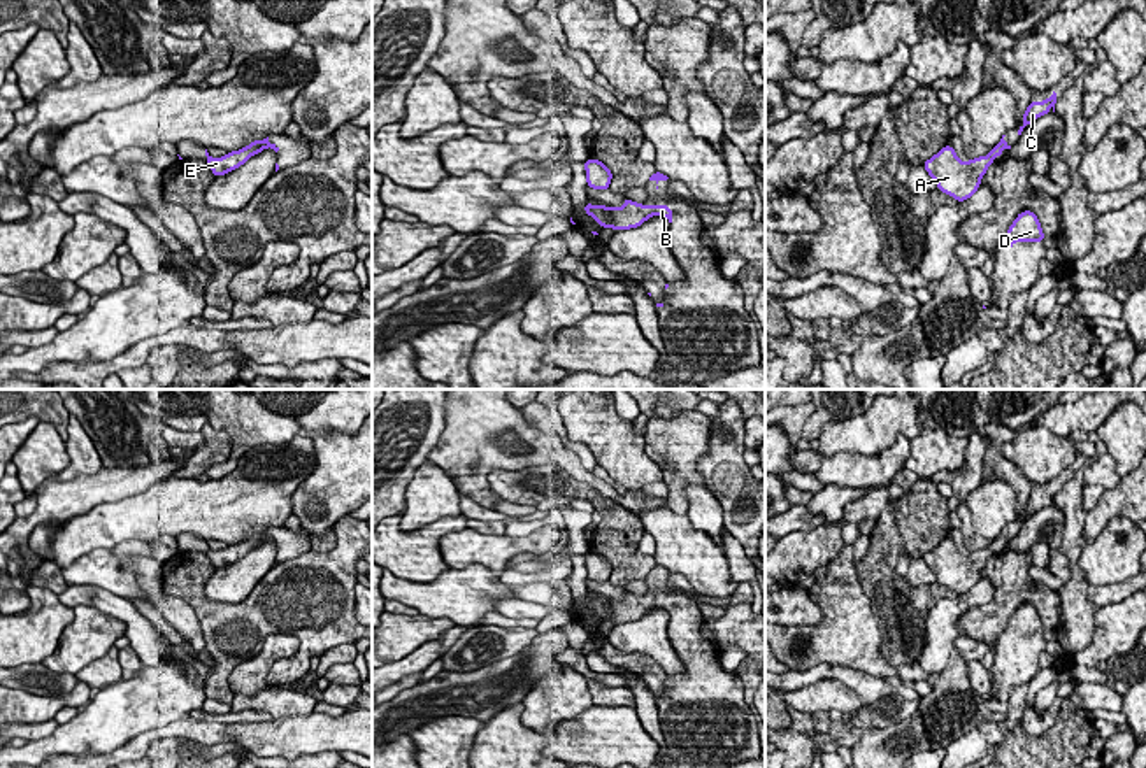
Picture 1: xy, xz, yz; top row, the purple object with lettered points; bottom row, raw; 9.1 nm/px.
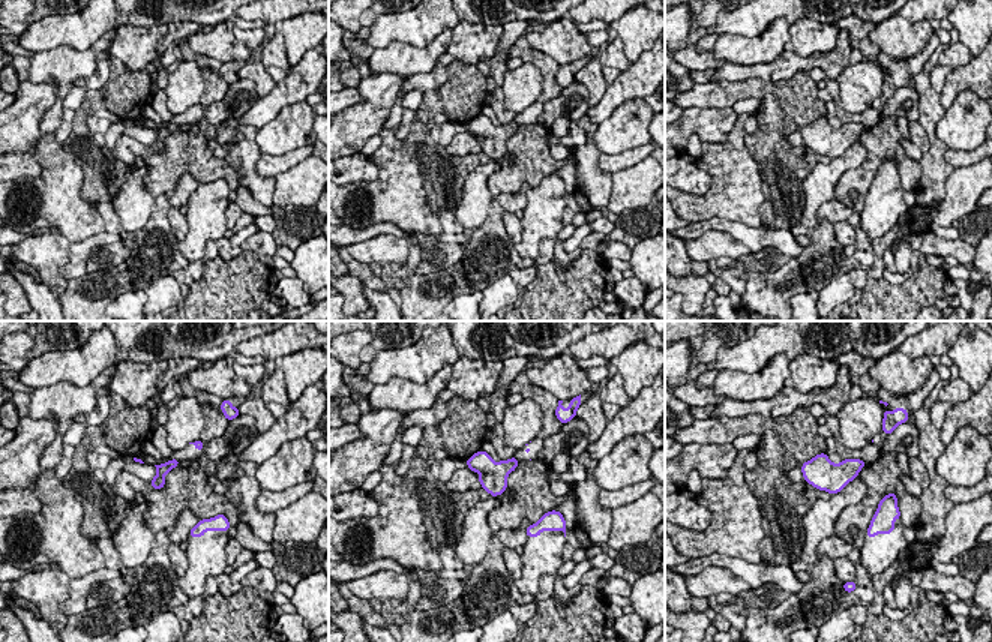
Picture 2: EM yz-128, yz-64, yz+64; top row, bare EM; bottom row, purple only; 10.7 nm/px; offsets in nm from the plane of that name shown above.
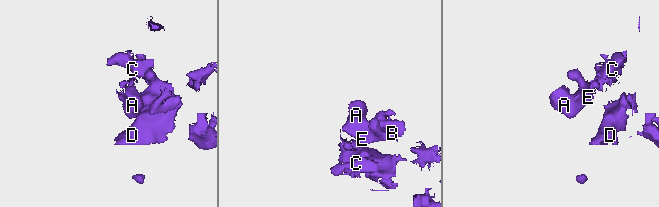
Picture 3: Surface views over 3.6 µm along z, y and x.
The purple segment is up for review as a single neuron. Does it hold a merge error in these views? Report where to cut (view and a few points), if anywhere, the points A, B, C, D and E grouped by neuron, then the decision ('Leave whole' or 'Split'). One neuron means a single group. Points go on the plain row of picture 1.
Split along yz (988, 547), (994, 553). Groups: A B D E / C. Split

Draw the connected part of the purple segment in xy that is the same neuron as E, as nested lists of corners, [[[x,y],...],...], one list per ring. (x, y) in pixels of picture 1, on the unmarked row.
[[[269,530],[263,533],[254,533],[249,538],[239,542],[239,544],[232,544],[226,545],[221,551],[205,551],[205,556],[209,558],[209,561],[212,563],[214,570],[225,568],[235,561],[239,561],[240,558],[244,558],[251,549],[261,545],[263,542],[274,542],[276,545],[279,544],[279,540],[276,537],[269,535]]]

